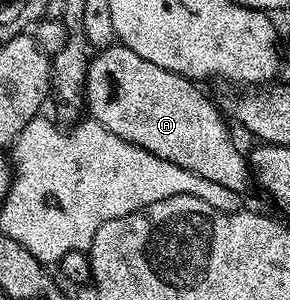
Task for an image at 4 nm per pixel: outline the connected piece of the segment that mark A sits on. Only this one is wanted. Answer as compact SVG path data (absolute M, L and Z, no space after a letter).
M117 42L108 48L102 48L89 61L87 78L85 79L85 102L87 112L92 119L99 121L111 134L163 158L167 162L175 162L175 166L183 166L183 170L191 170L199 174L199 178L207 178L207 182L219 182L227 190L245 194L249 184L251 188L251 164L239 149L233 145L229 137L229 128L225 125L226 117L209 101L200 83L188 80L186 76L175 74L171 70L163 70L163 66L155 66L155 62L147 62L147 58L139 58L135 50Z

